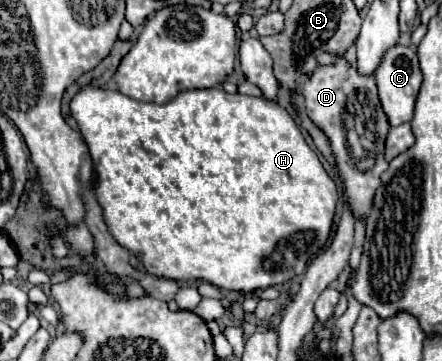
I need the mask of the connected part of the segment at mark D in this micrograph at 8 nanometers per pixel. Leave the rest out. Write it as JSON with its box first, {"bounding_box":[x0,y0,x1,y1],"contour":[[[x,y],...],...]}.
{"bounding_box":[304,58,390,218],"contour":[[[338,58],[334,66],[318,66],[314,70],[304,86],[304,98],[308,116],[330,138],[354,214],[366,218],[374,192],[378,190],[380,174],[388,166],[384,160],[384,140],[390,124],[378,102],[374,76],[360,76],[344,58]]]}

